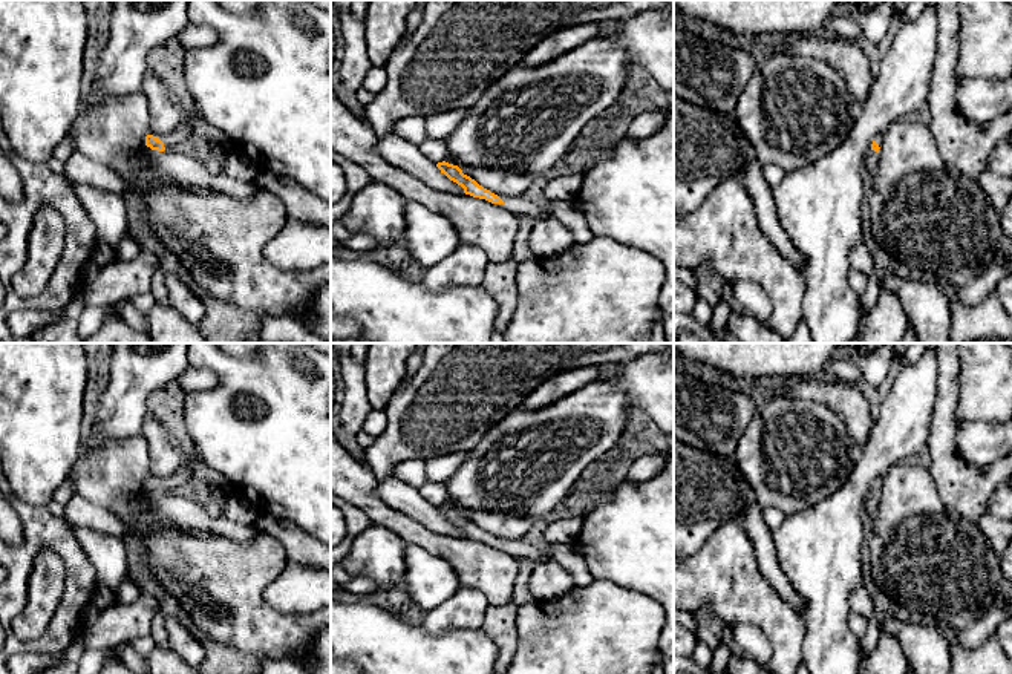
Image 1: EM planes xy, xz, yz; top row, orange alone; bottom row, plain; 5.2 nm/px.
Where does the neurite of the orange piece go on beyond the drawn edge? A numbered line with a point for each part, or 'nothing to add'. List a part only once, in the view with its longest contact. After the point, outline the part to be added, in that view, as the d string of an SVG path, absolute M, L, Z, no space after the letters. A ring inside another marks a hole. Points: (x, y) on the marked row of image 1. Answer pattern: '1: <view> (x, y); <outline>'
1: xy (184, 130); M182 119L182 123L176 127L171 135L164 136L161 141L164 142L165 150L171 146L179 144L191 136L198 135L188 123Z

